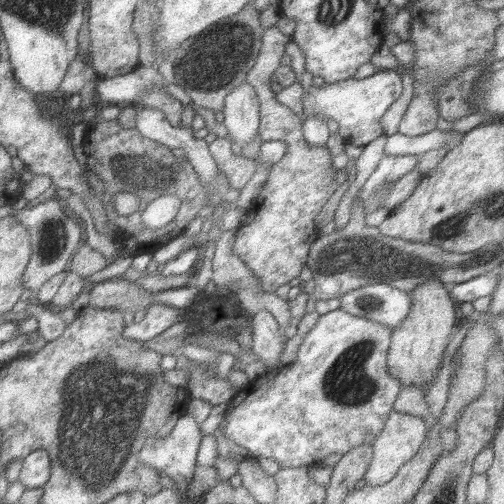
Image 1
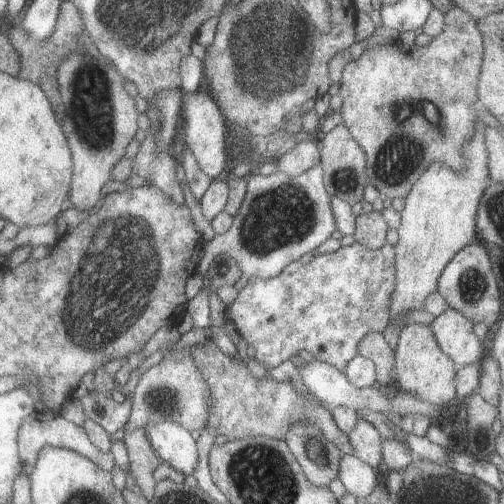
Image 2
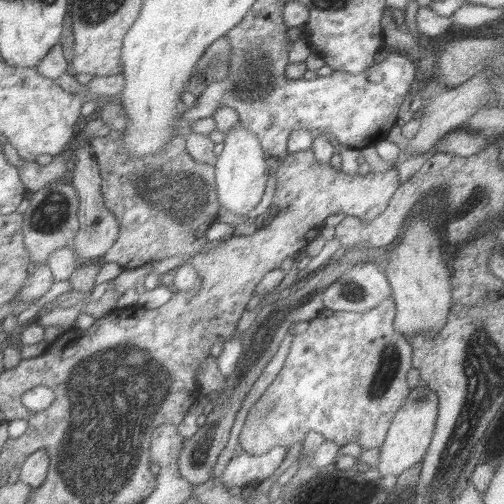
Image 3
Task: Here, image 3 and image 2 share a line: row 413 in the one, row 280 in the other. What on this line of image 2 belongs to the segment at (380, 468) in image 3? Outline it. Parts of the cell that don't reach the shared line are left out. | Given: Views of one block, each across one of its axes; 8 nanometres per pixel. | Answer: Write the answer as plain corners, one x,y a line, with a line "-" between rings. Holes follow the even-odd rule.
479,122
473,138
463,142
461,156
465,166
459,172
447,168
443,162
431,162
405,196
405,208
401,210
401,224
397,228
395,244
397,284
391,300
391,320
409,310
423,310
425,298
437,290
437,280
449,260
465,246
479,240
479,236
475,236
477,204
489,178
483,132
485,124

